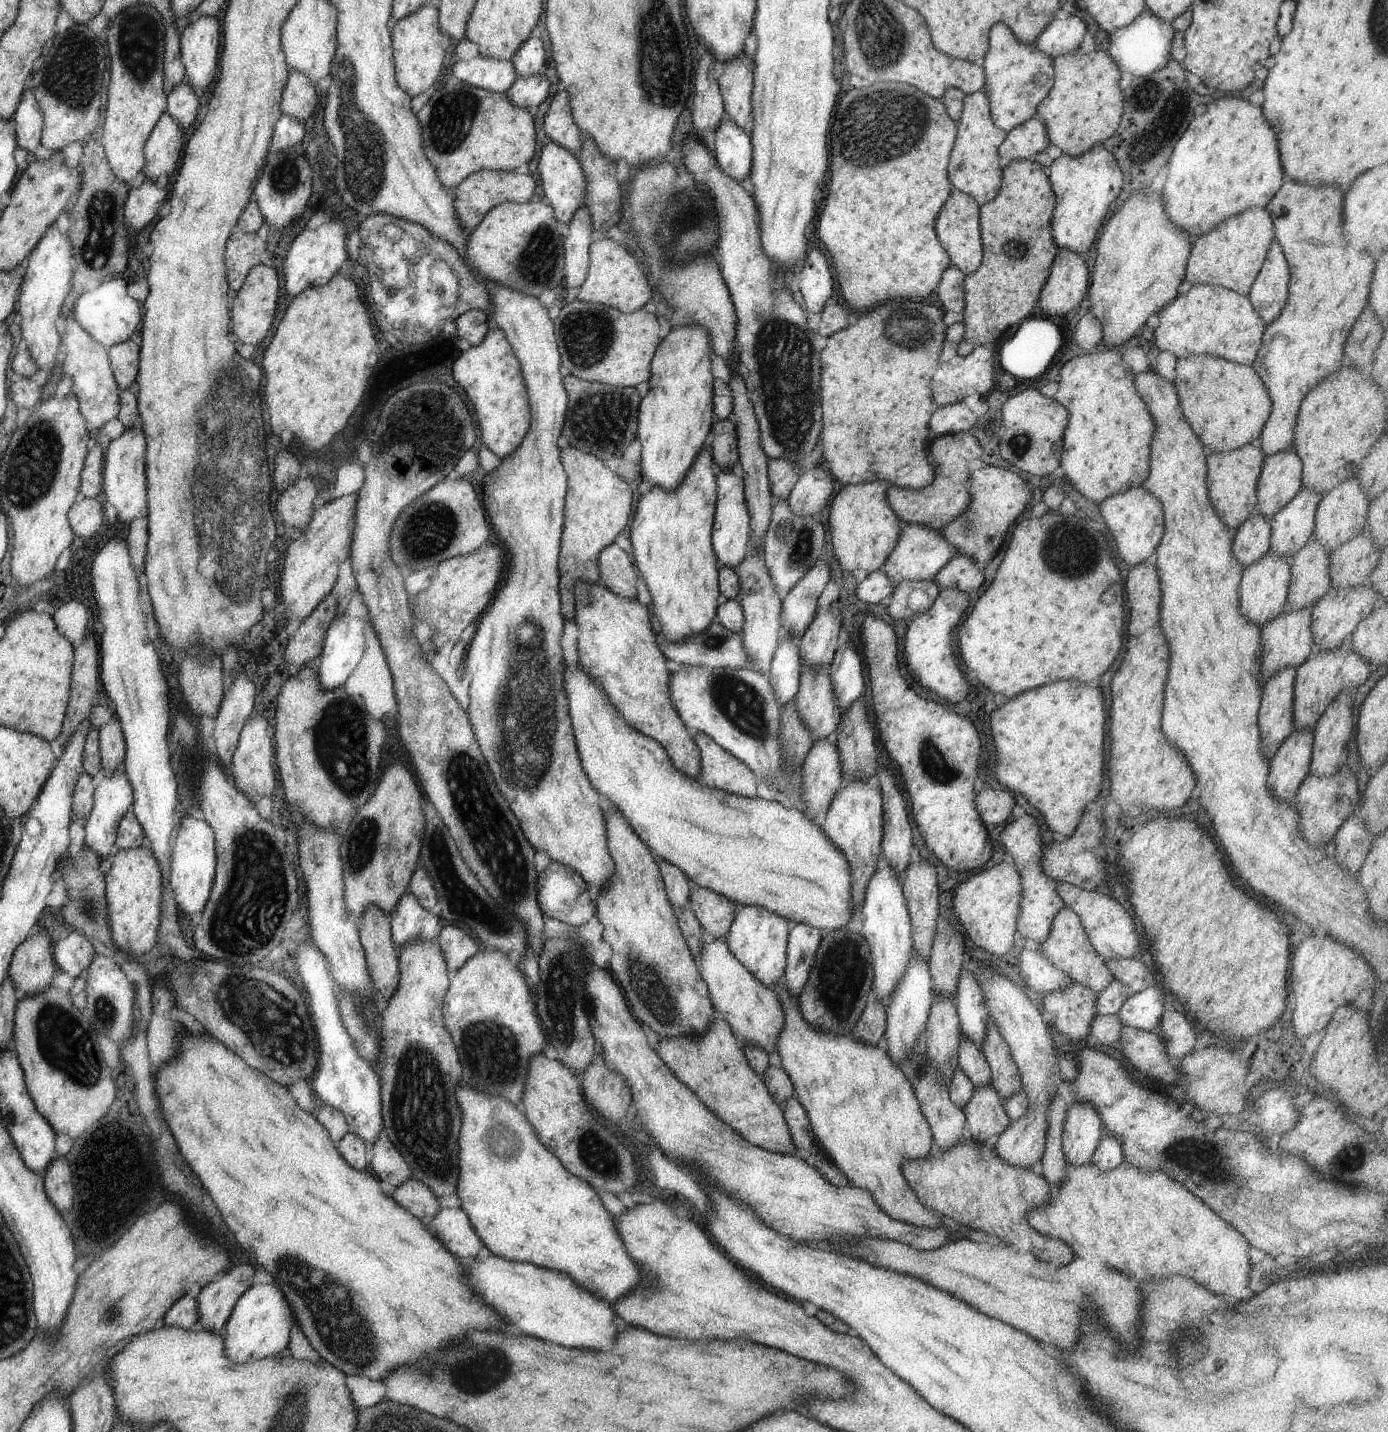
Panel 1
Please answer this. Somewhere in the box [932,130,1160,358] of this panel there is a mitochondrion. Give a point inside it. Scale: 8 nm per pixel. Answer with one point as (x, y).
(1014, 249)

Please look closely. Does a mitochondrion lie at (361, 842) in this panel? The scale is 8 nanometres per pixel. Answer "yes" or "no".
yes

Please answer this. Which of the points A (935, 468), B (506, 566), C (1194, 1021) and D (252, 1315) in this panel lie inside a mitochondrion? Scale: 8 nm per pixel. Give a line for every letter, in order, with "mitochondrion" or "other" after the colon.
A: other
B: other
C: other
D: other

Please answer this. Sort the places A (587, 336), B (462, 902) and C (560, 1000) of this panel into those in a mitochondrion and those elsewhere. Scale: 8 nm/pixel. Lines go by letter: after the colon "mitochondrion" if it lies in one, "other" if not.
A: mitochondrion
B: mitochondrion
C: mitochondrion

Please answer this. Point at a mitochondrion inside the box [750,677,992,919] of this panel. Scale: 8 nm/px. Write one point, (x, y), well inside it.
(937, 769)

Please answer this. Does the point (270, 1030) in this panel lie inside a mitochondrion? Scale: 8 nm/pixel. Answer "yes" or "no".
yes

